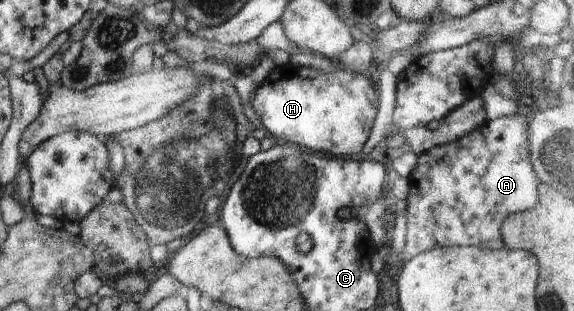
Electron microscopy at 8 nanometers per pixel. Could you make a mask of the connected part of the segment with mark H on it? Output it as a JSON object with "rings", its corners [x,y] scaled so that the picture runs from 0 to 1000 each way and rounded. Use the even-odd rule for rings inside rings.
{"rings":[[[479,212],[441,289],[436,341],[455,379],[460,418],[483,453],[519,466],[537,486],[571,489],[578,502],[625,508],[631,505],[632,469],[641,450],[653,373],[659,360],[657,289],[645,257],[629,235],[617,235],[599,219],[568,235],[544,215],[483,215]]]}

